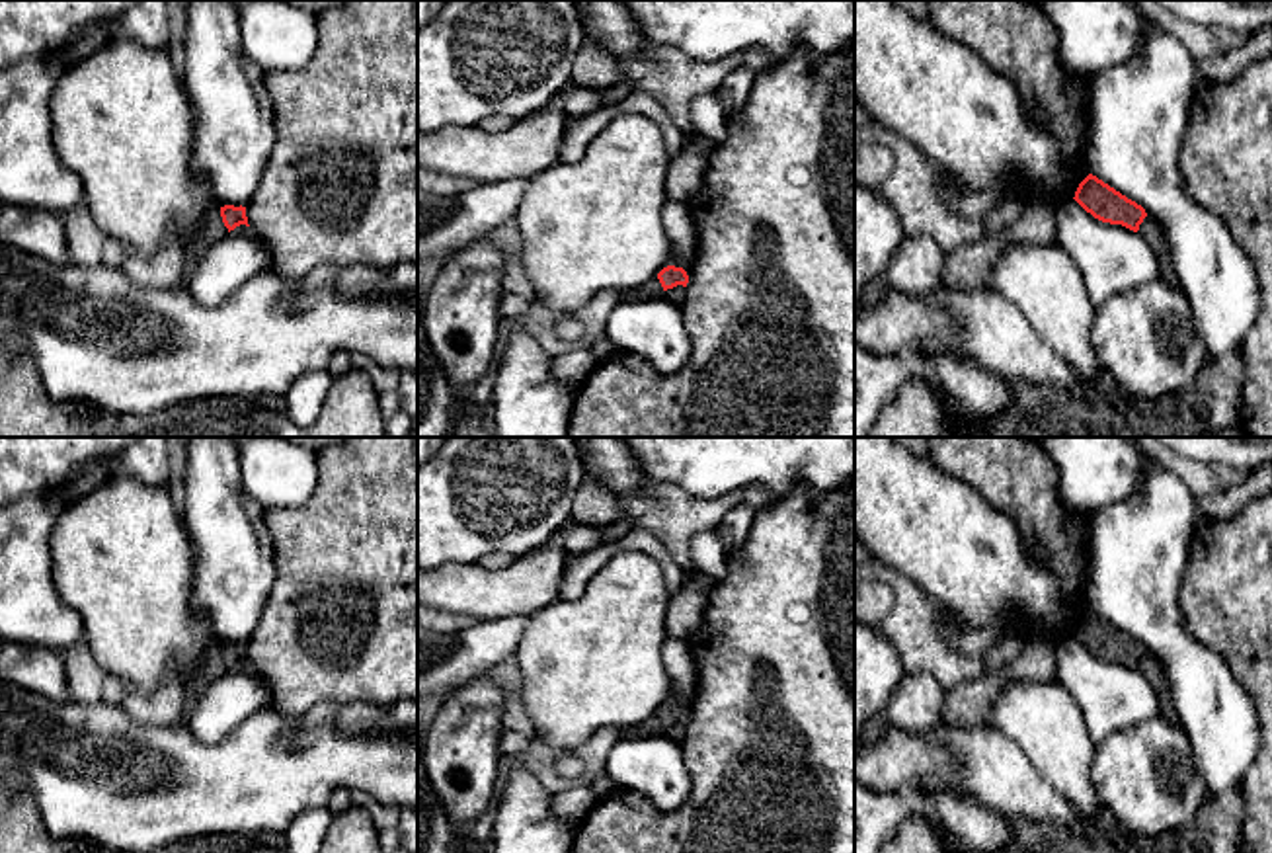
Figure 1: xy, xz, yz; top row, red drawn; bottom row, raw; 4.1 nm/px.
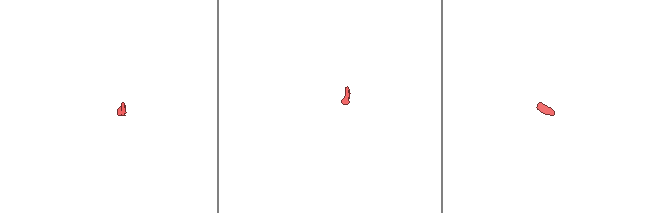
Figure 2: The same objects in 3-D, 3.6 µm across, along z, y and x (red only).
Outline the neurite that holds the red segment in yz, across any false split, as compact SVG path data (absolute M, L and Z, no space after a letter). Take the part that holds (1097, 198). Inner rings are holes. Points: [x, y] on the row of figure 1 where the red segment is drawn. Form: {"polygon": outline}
{"polygon": "M1093 174L1079 183L1073 199L1094 219L1110 224L1122 224L1137 232L1155 252L1161 279L1171 287L1178 287L1178 277L1163 228L1141 205L1128 199Z"}

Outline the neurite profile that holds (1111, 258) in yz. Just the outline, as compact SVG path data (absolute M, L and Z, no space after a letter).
M1075 199L1057 203L1053 213L1055 242L1075 260L1094 308L1161 279L1155 252L1139 232L1094 219Z

